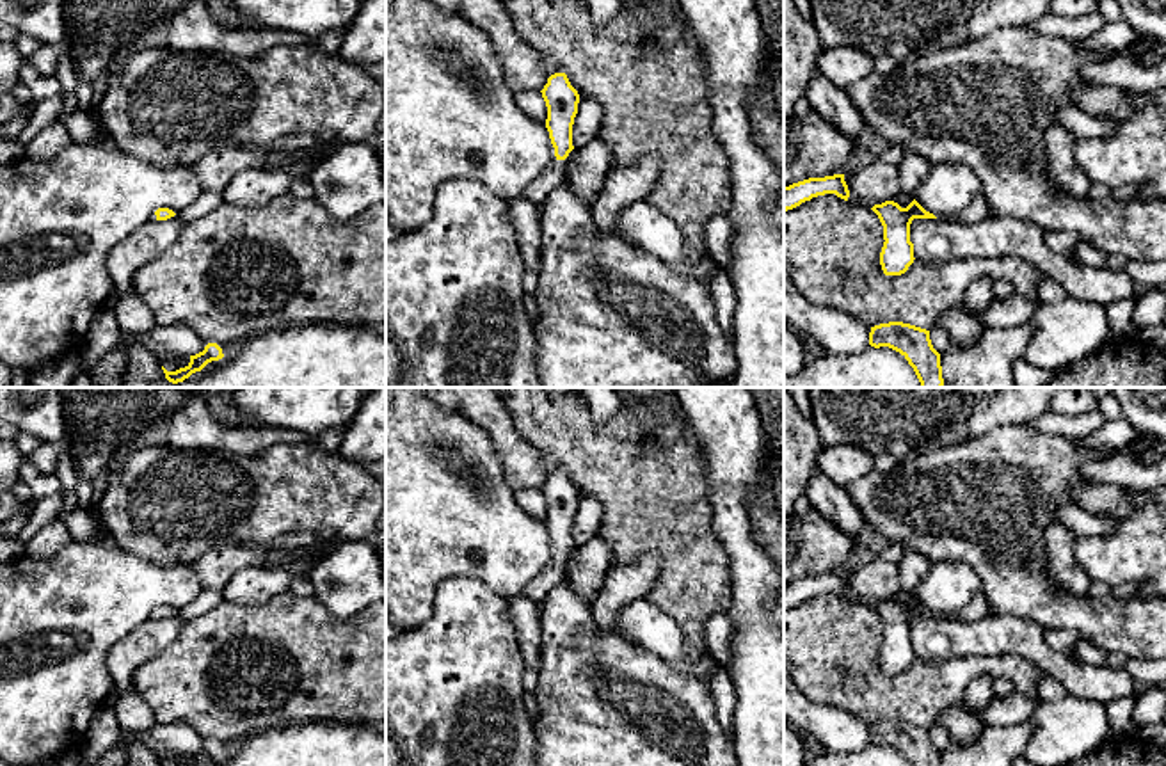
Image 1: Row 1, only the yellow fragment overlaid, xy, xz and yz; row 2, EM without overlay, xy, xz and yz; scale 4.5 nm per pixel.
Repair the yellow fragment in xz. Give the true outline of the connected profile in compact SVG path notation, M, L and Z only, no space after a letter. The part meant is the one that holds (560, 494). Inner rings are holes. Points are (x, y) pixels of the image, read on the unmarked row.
M555 471L540 489L547 505L546 526L555 546L555 558L547 569L533 578L523 595L540 604L549 590L565 579L565 556L574 547L572 523L578 512L579 492L565 471Z

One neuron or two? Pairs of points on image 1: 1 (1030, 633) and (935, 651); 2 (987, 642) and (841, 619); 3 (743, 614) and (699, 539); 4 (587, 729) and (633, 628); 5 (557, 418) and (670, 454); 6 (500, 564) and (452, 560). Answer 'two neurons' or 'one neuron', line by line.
1: one neuron
2: two neurons
3: two neurons
4: two neurons
5: one neuron
6: one neuron

